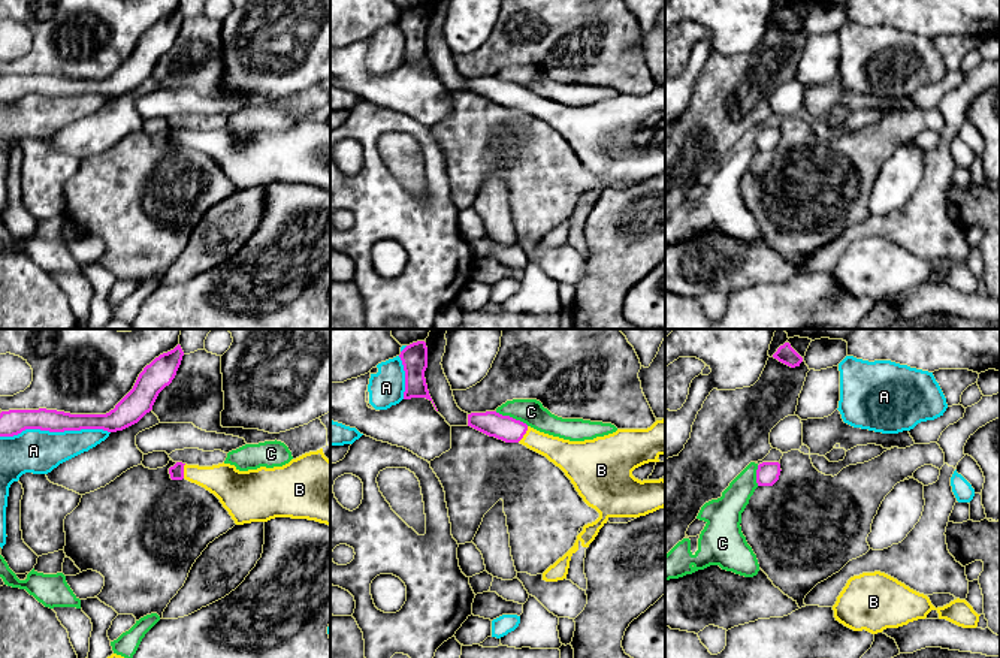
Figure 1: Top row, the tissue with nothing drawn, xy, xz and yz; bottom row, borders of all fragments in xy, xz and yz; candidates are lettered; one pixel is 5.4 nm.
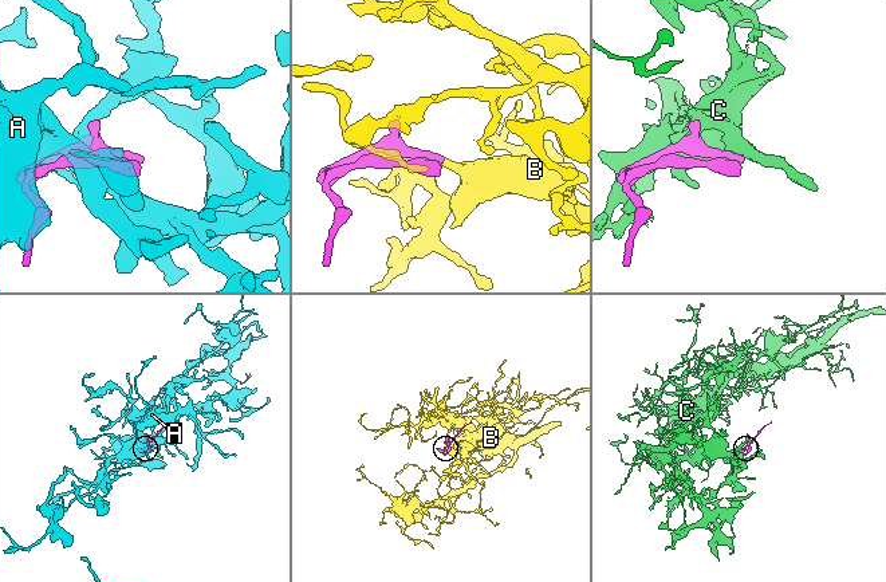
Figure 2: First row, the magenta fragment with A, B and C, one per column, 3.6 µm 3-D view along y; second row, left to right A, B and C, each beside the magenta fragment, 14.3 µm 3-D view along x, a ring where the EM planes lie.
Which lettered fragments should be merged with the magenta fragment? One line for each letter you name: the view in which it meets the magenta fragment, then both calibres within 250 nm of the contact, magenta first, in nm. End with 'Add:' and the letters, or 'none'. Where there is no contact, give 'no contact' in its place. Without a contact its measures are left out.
B: meets magenta in xz; 140 nm thick on the magenta side, 160 nm on the other
Add: B

